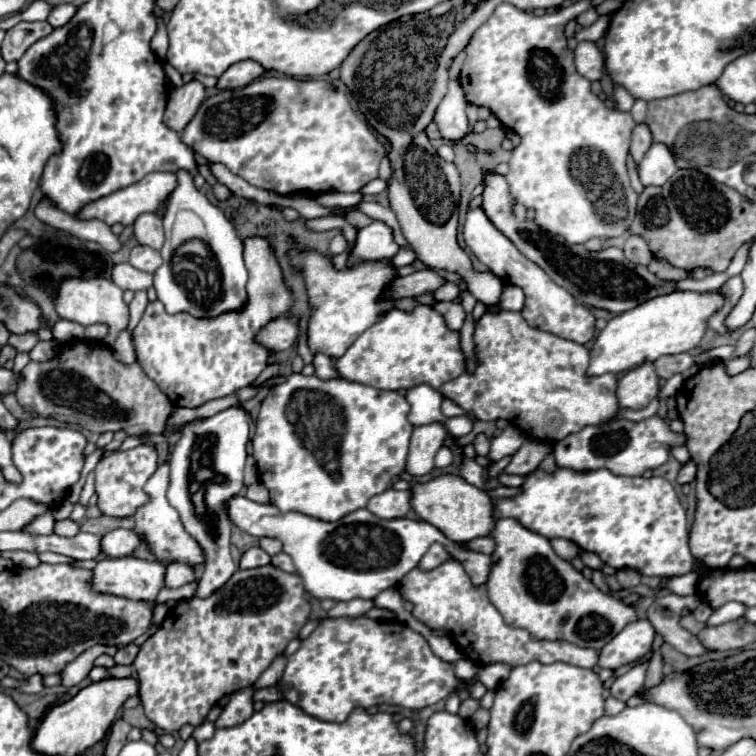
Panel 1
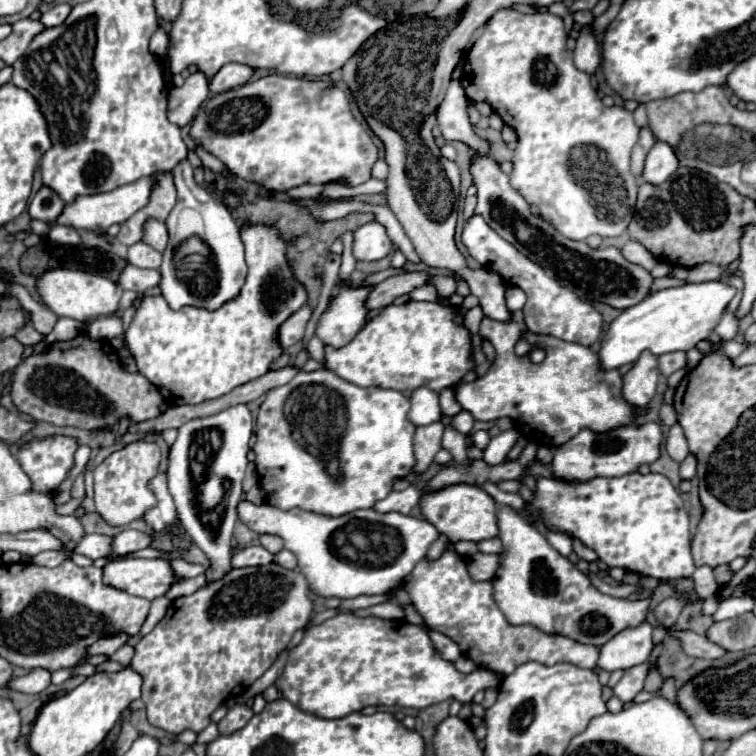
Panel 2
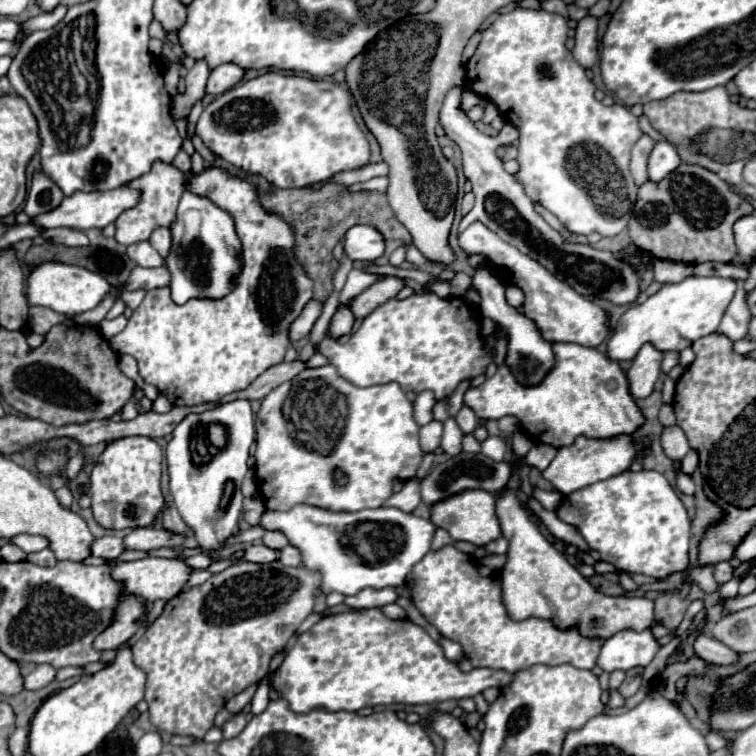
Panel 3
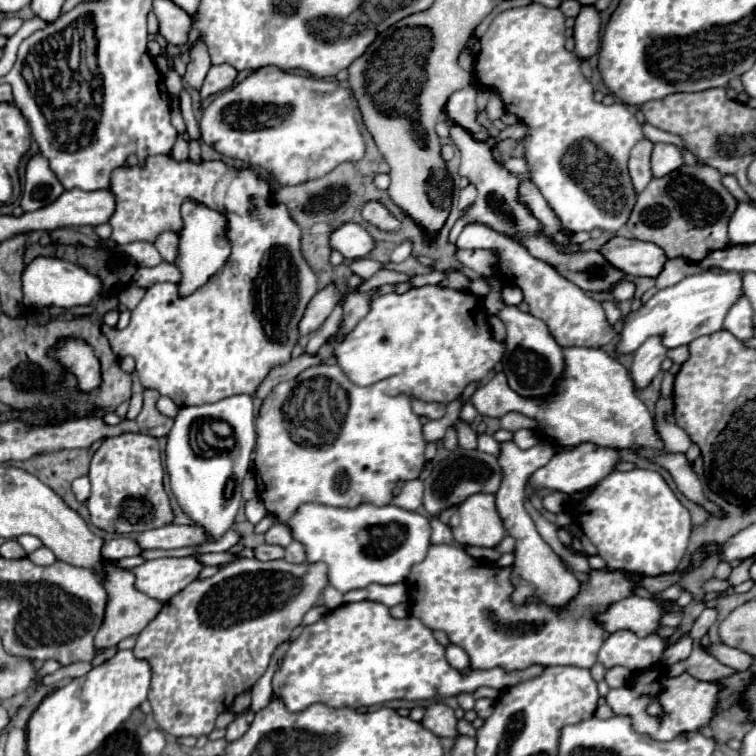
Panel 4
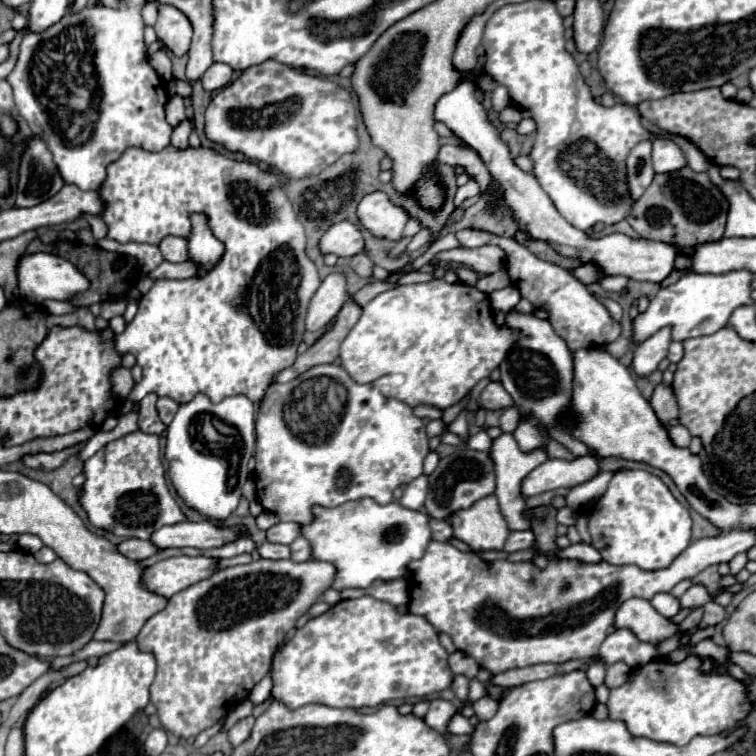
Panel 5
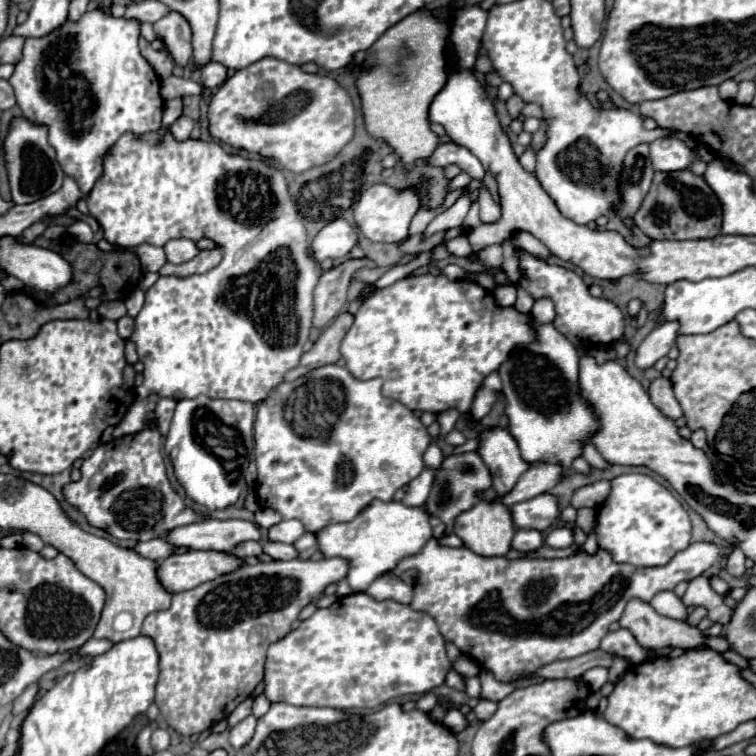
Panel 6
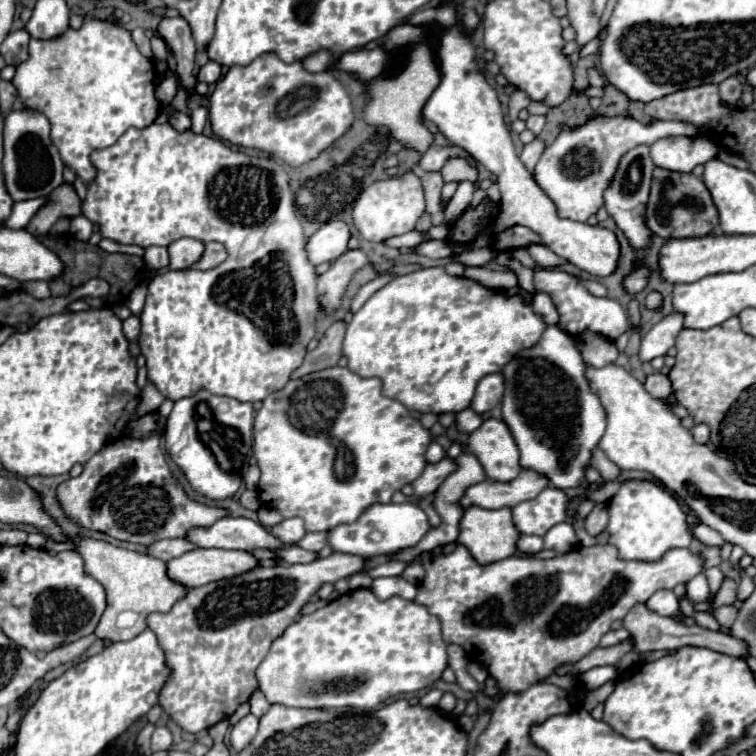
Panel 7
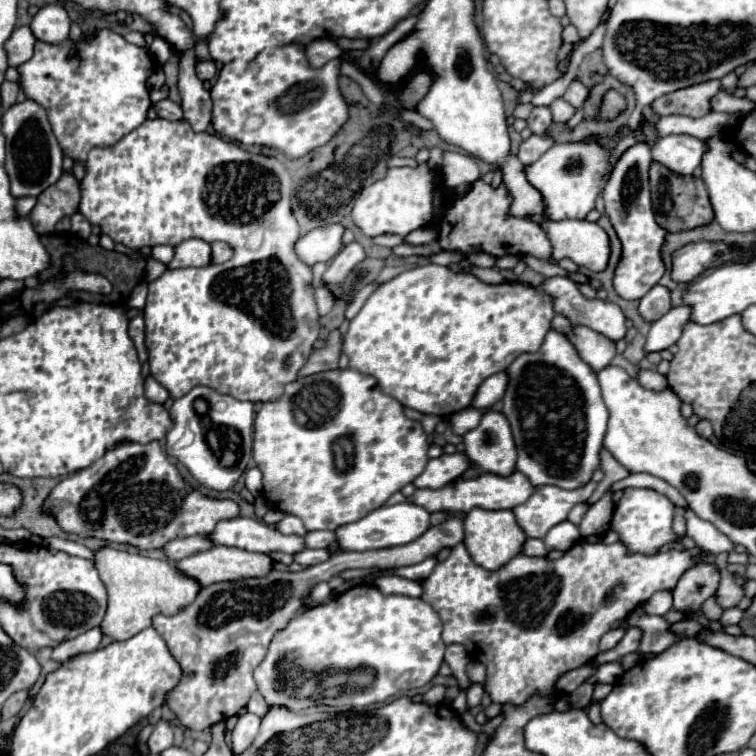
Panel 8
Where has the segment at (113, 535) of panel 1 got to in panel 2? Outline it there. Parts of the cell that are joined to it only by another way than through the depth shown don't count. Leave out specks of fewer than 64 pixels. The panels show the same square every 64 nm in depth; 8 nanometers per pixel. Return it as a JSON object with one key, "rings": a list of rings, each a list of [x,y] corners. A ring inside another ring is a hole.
{"rings":[[[126,528],[124,532],[120,532],[120,534],[114,538],[114,554],[116,554],[116,556],[122,556],[122,554],[138,552],[138,550],[142,550],[142,548],[148,548],[152,542],[154,542],[154,536],[152,536],[152,534]]]}

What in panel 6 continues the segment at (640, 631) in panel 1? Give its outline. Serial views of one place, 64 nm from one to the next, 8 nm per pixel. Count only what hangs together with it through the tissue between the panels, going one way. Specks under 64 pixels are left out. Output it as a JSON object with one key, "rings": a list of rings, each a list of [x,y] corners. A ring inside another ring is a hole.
{"rings":[[[620,628],[616,632],[608,632],[600,644],[600,650],[604,652],[614,652],[622,658],[634,658],[634,664],[640,664],[646,660],[648,652],[644,648],[638,646],[636,638],[632,636],[632,632]]]}

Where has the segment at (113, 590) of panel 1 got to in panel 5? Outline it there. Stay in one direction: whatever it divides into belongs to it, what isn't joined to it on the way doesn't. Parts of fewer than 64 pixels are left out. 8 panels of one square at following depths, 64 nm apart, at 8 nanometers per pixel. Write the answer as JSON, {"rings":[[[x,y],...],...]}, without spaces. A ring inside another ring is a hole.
{"rings":[[[176,556],[156,562],[144,572],[144,586],[160,596],[174,596],[176,592],[206,580],[220,570],[220,560],[212,556]]]}

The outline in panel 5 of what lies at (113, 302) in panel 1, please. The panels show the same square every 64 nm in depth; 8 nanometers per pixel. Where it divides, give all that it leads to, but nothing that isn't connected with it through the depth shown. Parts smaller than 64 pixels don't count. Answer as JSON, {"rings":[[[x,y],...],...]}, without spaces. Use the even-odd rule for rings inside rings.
{"rings":[[[36,252],[36,254],[20,256],[20,264],[16,264],[16,274],[18,274],[20,296],[32,304],[42,304],[48,298],[64,302],[72,294],[88,288],[88,280],[76,270],[74,264],[70,264],[68,260],[64,260],[56,254],[48,254],[48,252]]]}

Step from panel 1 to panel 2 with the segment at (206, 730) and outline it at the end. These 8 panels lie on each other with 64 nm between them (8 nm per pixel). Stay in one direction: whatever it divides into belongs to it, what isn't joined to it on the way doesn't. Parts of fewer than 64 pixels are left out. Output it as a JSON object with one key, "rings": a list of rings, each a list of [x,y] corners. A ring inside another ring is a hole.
{"rings":[[[212,722],[208,728],[204,728],[200,734],[198,734],[198,740],[196,742],[202,742],[202,744],[210,744],[212,740],[216,740],[220,736],[220,732],[218,732],[218,728],[216,728],[216,724]]]}

